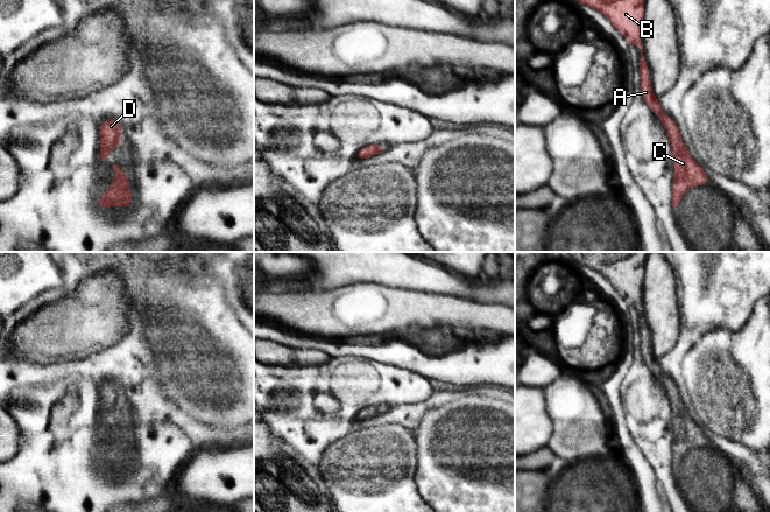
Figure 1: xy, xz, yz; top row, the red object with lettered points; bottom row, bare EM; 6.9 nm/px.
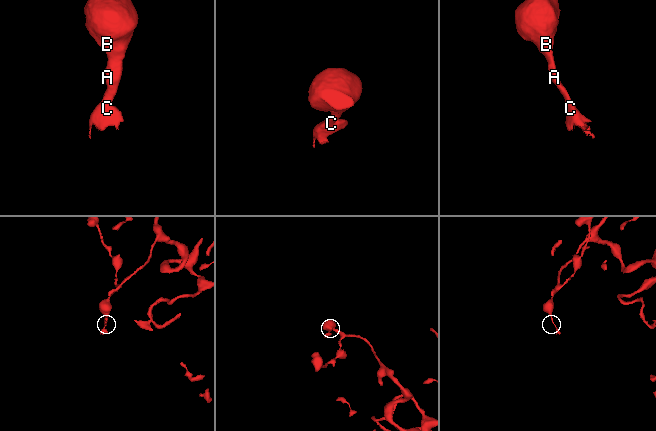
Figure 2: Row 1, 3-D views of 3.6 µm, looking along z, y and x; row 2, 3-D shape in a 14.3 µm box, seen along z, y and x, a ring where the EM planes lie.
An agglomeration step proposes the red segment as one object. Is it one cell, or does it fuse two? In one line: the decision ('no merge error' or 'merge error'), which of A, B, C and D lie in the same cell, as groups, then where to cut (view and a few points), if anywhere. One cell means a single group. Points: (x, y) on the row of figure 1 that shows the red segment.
no merge error; groups A B C D; cut none

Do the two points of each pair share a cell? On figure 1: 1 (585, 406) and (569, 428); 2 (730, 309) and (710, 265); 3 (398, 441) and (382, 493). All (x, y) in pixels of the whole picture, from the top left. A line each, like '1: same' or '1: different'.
1: same
2: same
3: same

